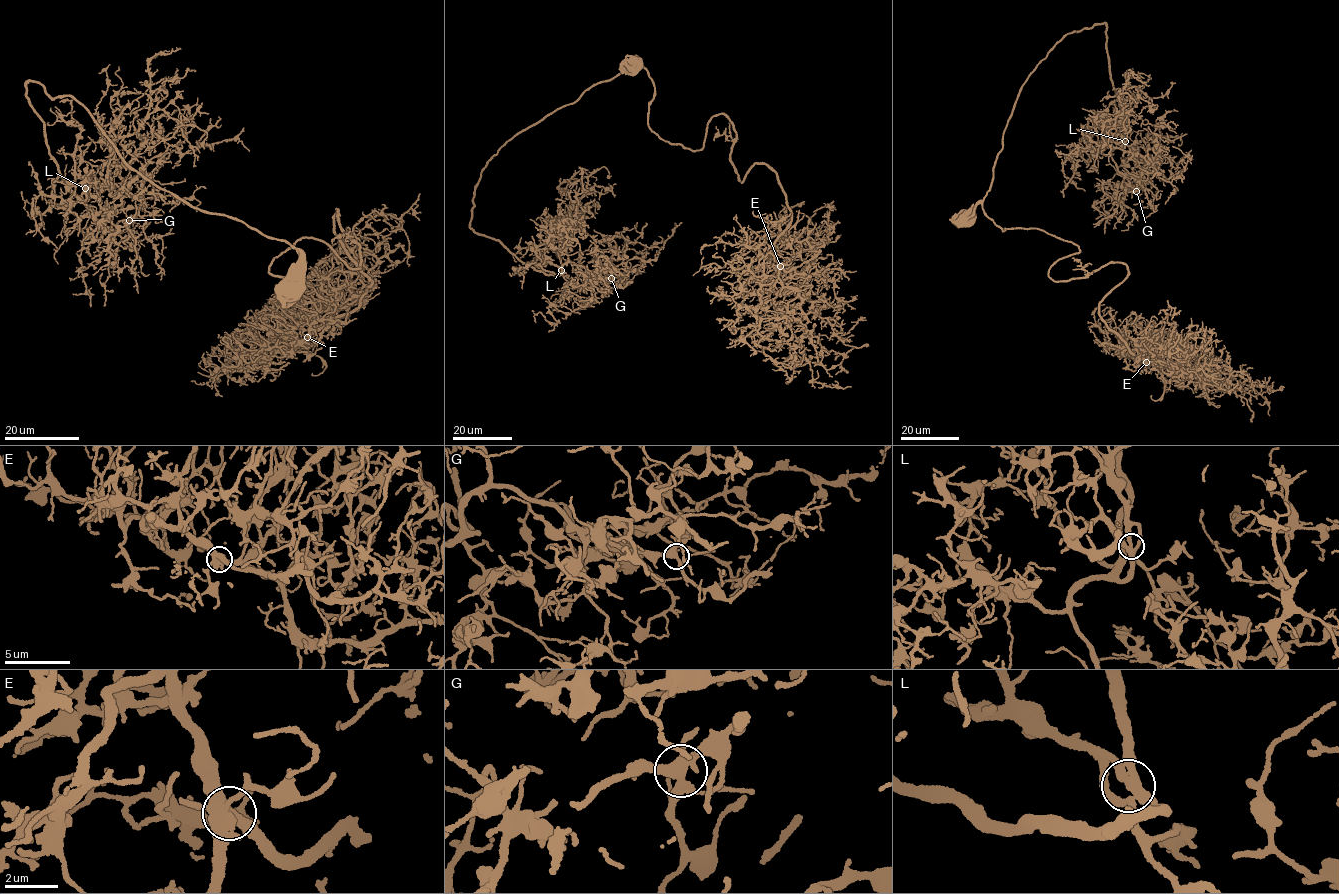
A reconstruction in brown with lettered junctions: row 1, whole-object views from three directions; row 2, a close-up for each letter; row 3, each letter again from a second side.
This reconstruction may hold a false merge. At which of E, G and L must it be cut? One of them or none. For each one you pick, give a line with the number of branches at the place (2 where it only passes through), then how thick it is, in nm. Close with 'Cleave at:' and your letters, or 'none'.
Cleave at: none

